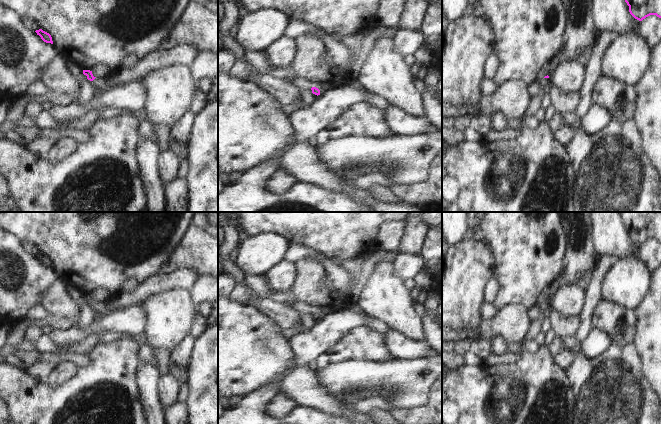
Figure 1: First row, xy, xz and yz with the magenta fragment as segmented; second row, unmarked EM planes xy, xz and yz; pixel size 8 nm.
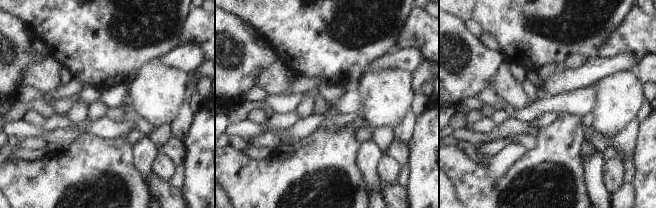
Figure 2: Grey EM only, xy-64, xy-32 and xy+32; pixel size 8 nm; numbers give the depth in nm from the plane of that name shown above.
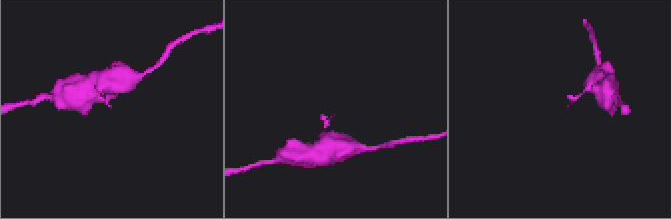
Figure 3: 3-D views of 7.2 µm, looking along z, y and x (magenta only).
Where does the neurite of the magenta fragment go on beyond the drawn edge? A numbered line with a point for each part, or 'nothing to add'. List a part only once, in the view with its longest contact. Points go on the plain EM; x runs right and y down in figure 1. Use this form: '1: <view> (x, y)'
1: xz (323, 311)

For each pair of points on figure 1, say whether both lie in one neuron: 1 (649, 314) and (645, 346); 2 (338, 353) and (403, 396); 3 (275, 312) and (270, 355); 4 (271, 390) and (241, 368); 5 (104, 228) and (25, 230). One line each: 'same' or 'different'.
1: same
2: different
3: different
4: different
5: same

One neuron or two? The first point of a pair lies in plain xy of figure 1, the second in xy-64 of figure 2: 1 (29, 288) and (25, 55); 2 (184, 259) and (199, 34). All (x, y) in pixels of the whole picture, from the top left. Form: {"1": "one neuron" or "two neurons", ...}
{"1": "one neuron", "2": "one neuron"}

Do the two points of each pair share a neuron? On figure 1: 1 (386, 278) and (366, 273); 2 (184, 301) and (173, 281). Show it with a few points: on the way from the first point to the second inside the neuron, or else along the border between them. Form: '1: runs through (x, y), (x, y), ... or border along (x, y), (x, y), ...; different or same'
1: border along (387, 257), (382, 260), (370, 277), (361, 296); different
2: border along (190, 289), (171, 289), (154, 294); different

